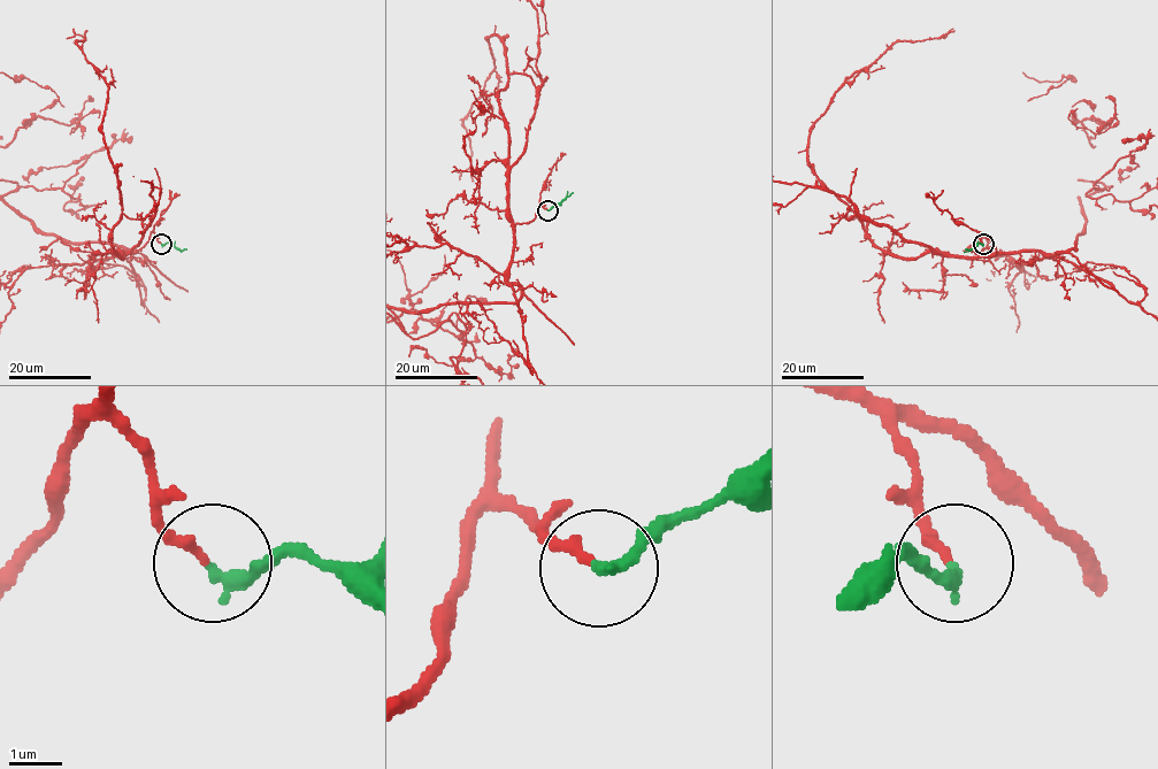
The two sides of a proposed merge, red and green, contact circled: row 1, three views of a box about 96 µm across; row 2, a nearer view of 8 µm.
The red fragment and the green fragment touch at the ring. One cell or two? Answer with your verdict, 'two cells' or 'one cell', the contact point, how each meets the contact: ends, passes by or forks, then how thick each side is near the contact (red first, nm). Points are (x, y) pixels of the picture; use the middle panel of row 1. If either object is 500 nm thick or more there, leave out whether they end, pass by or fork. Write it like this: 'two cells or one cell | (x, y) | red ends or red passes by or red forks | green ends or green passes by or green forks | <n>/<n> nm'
one cell | (547, 210) | red ends | green ends | 200/240 nm

